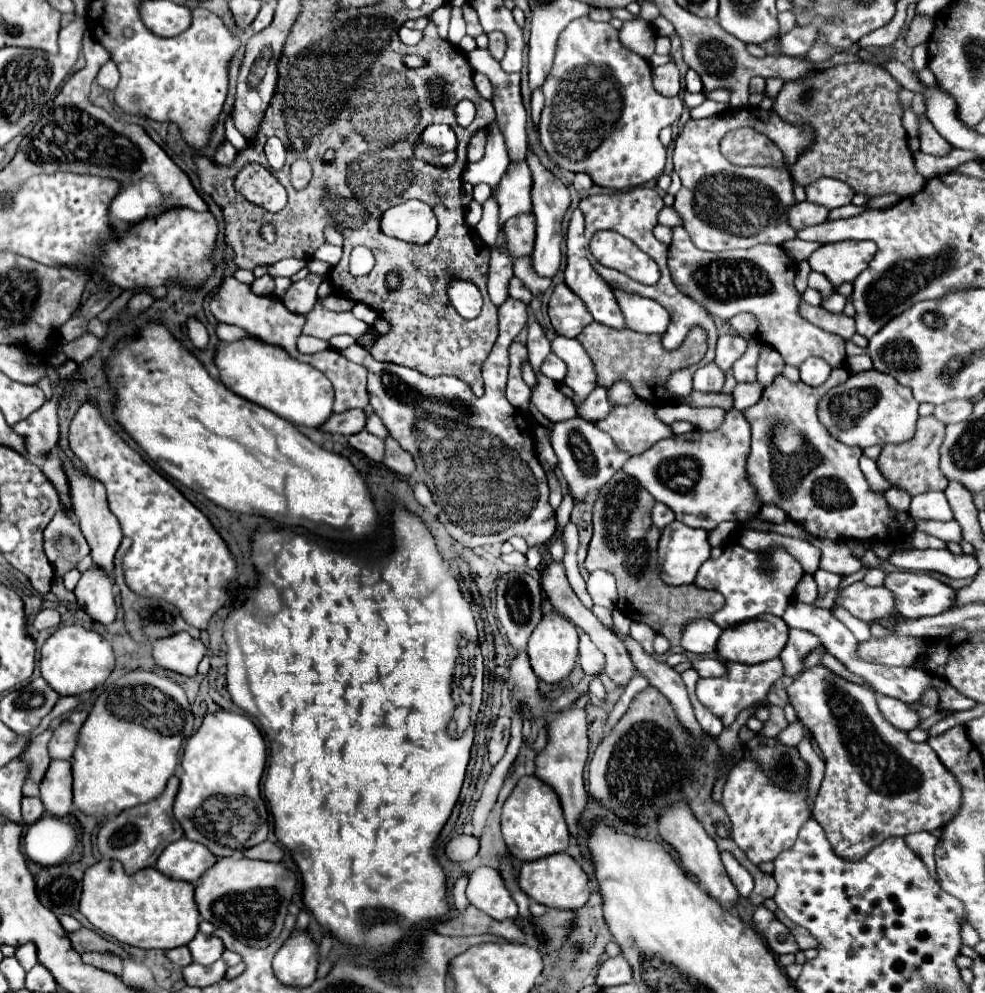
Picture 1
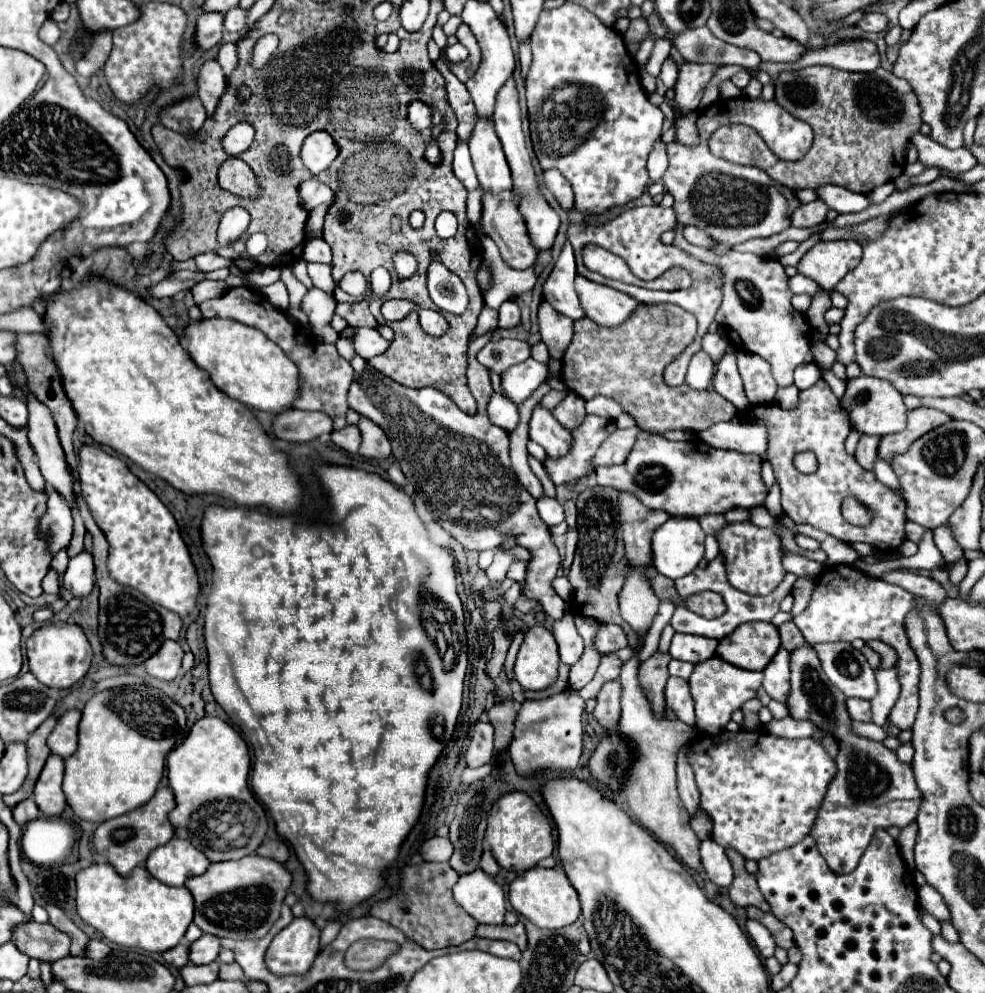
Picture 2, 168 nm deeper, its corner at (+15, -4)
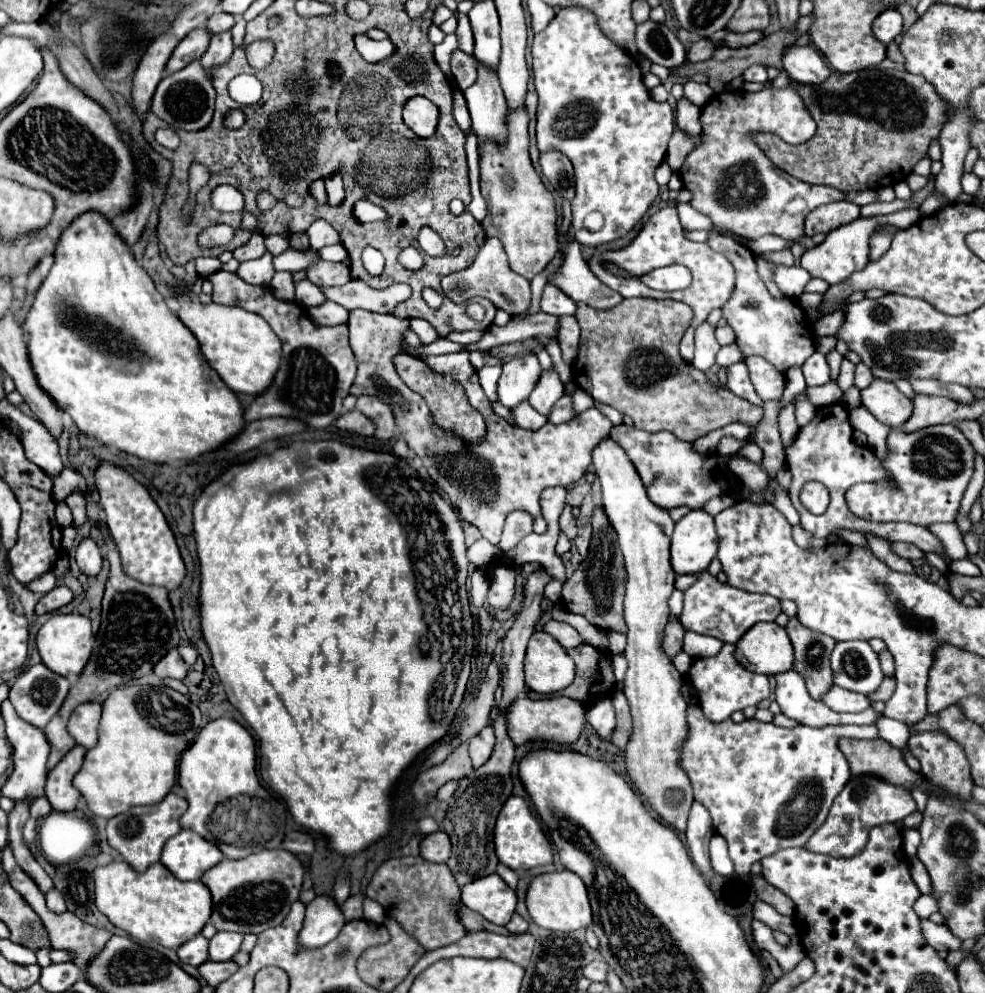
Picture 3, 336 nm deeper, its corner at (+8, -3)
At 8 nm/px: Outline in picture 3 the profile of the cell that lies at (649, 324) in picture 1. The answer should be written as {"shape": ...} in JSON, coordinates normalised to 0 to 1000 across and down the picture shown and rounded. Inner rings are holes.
{"shape":[[[582,244],[574,254],[574,264],[565,276],[557,280],[557,284],[563,284],[578,300],[584,304],[592,304],[604,312],[618,312],[624,310],[632,298],[612,284],[606,282],[606,278],[598,272],[596,264],[590,258],[588,246]]]}

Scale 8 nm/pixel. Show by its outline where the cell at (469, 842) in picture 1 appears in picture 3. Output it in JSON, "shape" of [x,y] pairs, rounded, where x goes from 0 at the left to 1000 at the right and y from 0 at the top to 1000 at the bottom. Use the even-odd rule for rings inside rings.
{"shape":[[[450,836],[427,846],[427,862],[436,868],[454,868],[458,862],[458,848]]]}

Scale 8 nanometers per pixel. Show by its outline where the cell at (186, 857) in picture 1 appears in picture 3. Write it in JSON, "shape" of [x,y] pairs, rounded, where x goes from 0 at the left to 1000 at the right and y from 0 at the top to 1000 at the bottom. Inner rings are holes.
{"shape":[[[184,836],[176,842],[163,862],[163,870],[182,886],[202,886],[212,874],[222,870],[226,860],[220,852],[206,846],[196,836]]]}

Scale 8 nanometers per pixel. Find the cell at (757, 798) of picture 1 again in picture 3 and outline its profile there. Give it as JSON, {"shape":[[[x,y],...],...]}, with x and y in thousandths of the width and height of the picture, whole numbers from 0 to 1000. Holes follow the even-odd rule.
{"shape":[[[710,711],[706,715],[697,715],[697,727],[699,727],[699,741],[697,741],[697,747],[693,749],[693,755],[691,755],[691,771],[693,771],[693,775],[697,777],[697,781],[702,785],[702,792],[704,792],[704,798],[706,798],[706,806],[714,808],[714,812],[718,812],[718,816],[722,818],[722,824],[724,824],[726,838],[732,840],[738,846],[738,850],[740,850],[740,862],[742,862],[742,866],[746,870],[746,878],[748,880],[760,880],[762,870],[771,868],[779,860],[785,860],[789,856],[803,854],[803,852],[817,852],[819,846],[825,842],[825,838],[838,828],[848,802],[856,796],[856,792],[864,783],[864,775],[860,771],[860,765],[856,763],[856,757],[850,753],[850,747],[854,743],[880,745],[880,743],[890,743],[892,741],[892,735],[888,735],[888,731],[836,731],[836,733],[809,731],[809,733],[799,735],[799,733],[791,733],[787,729],[771,727],[766,723],[754,725],[752,729],[746,729],[742,723],[738,727],[724,729],[724,727],[718,727],[718,723],[714,723],[714,717],[710,715]]]}

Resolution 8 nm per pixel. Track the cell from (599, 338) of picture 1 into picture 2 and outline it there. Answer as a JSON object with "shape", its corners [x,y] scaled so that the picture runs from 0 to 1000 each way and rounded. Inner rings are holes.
{"shape":[[[650,305],[629,329],[609,329],[597,319],[587,321],[583,325],[583,341],[571,362],[571,384],[577,394],[591,402],[605,398],[623,402],[652,434],[674,436],[680,432],[701,432],[711,436],[725,426],[741,424],[747,418],[747,410],[727,394],[707,394],[696,386],[690,390],[674,386],[674,370],[703,345],[705,337],[707,319],[682,305]]]}

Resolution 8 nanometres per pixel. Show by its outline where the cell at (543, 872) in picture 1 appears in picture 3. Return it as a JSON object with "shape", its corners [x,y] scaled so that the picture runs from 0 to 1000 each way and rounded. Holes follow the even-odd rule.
{"shape":[[[578,876],[545,880],[535,894],[533,910],[535,910],[537,922],[541,924],[541,928],[555,937],[580,939],[580,937],[588,937],[588,935],[594,935],[600,931],[600,912],[598,912],[594,890],[586,880],[582,880]]]}

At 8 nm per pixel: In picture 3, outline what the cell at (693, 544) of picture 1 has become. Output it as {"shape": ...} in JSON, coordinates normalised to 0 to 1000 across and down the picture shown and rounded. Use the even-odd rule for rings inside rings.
{"shape":[[[716,514],[693,520],[681,540],[681,570],[687,578],[710,578],[718,574],[728,558],[724,522]]]}

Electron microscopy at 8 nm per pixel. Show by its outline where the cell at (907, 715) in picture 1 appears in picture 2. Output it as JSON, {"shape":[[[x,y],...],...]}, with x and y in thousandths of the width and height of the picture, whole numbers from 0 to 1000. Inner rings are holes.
{"shape":[[[859,704],[859,712],[861,712],[861,720],[869,726],[883,726],[883,708],[879,704]]]}

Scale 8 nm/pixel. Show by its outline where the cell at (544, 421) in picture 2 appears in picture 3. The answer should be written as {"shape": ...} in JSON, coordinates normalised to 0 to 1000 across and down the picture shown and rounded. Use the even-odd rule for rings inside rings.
{"shape":[[[551,375],[543,393],[539,395],[539,401],[537,401],[537,407],[547,415],[551,417],[553,421],[559,417],[559,411],[561,407],[574,397],[572,393],[572,385],[568,383],[568,377],[565,375]]]}

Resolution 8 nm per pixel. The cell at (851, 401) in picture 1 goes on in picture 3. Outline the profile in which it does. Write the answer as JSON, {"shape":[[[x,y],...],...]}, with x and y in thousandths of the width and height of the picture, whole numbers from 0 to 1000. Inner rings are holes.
{"shape":[[[886,383],[874,393],[874,407],[896,427],[905,431],[917,429],[927,417],[927,405],[913,395],[907,385]]]}

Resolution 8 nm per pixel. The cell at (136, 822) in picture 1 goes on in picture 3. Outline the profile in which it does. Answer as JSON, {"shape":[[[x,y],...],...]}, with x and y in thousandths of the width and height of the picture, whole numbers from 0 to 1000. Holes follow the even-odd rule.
{"shape":[[[172,798],[161,810],[155,812],[135,812],[133,816],[113,824],[109,828],[109,848],[113,854],[117,854],[125,866],[137,876],[137,878],[147,878],[149,872],[161,868],[165,850],[184,838],[182,824],[190,816],[190,806],[182,804],[180,800]]]}

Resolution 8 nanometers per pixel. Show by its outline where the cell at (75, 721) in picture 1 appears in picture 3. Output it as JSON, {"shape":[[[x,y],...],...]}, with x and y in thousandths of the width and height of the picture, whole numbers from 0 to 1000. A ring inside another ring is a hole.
{"shape":[[[88,707],[80,709],[68,729],[68,737],[76,743],[76,749],[94,753],[98,749],[98,729],[103,723],[103,709]]]}

